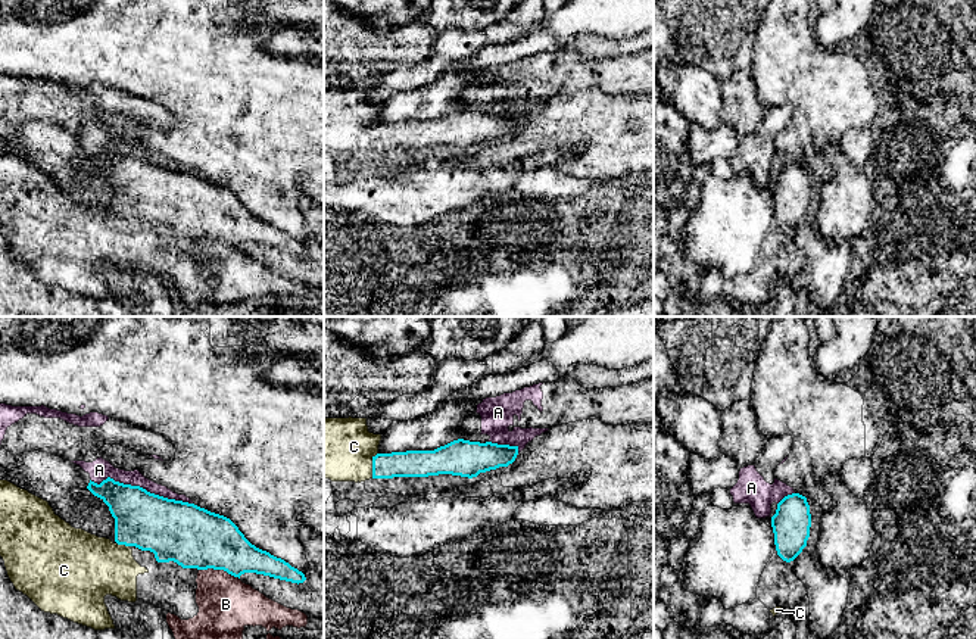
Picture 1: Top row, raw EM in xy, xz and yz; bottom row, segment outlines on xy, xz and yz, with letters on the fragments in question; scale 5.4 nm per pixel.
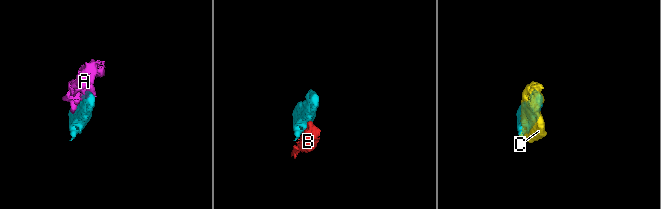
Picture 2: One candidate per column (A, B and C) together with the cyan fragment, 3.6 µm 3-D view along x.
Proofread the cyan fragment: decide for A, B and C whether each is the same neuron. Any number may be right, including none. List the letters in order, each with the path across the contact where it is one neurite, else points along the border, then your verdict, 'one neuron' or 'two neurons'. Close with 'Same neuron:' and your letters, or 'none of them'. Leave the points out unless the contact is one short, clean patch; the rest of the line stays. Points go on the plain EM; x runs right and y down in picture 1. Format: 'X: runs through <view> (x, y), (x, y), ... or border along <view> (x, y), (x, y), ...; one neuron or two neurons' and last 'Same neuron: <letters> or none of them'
A: two neurons
B: two neurons
C: one neuron
Same neuron: C

